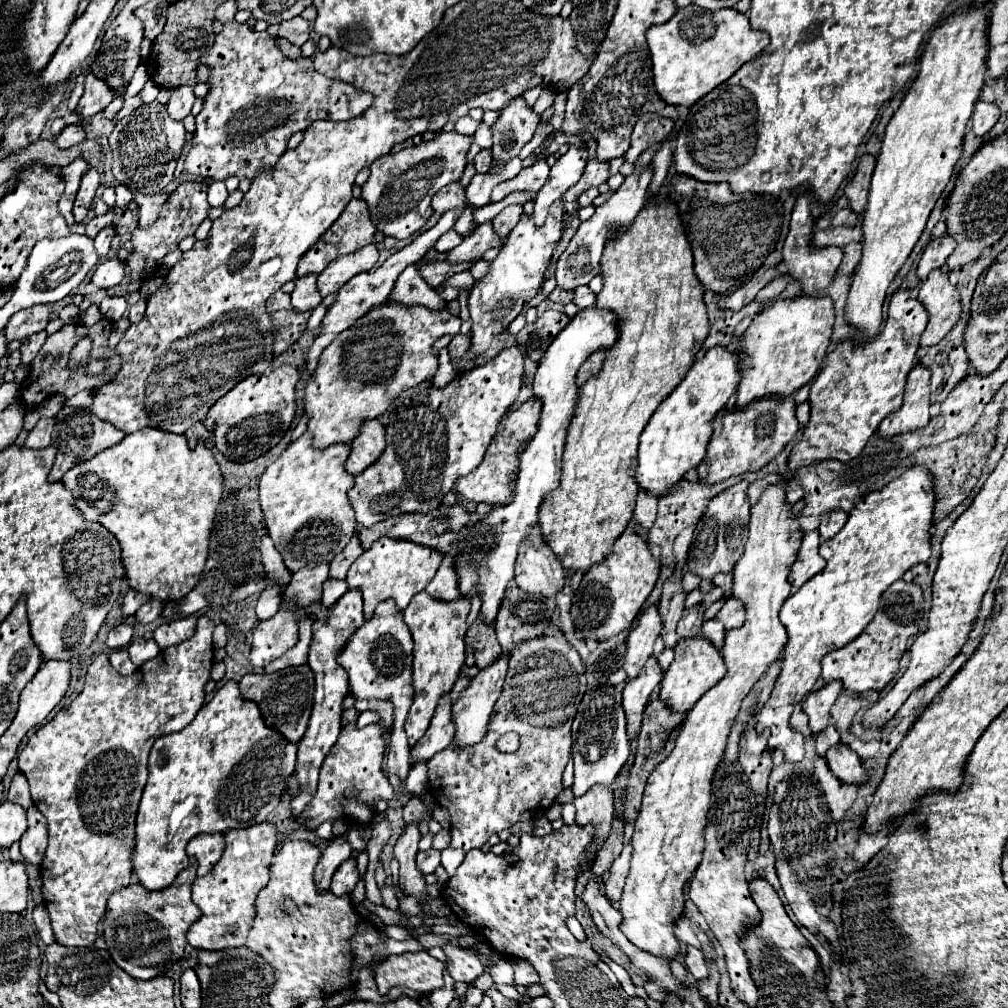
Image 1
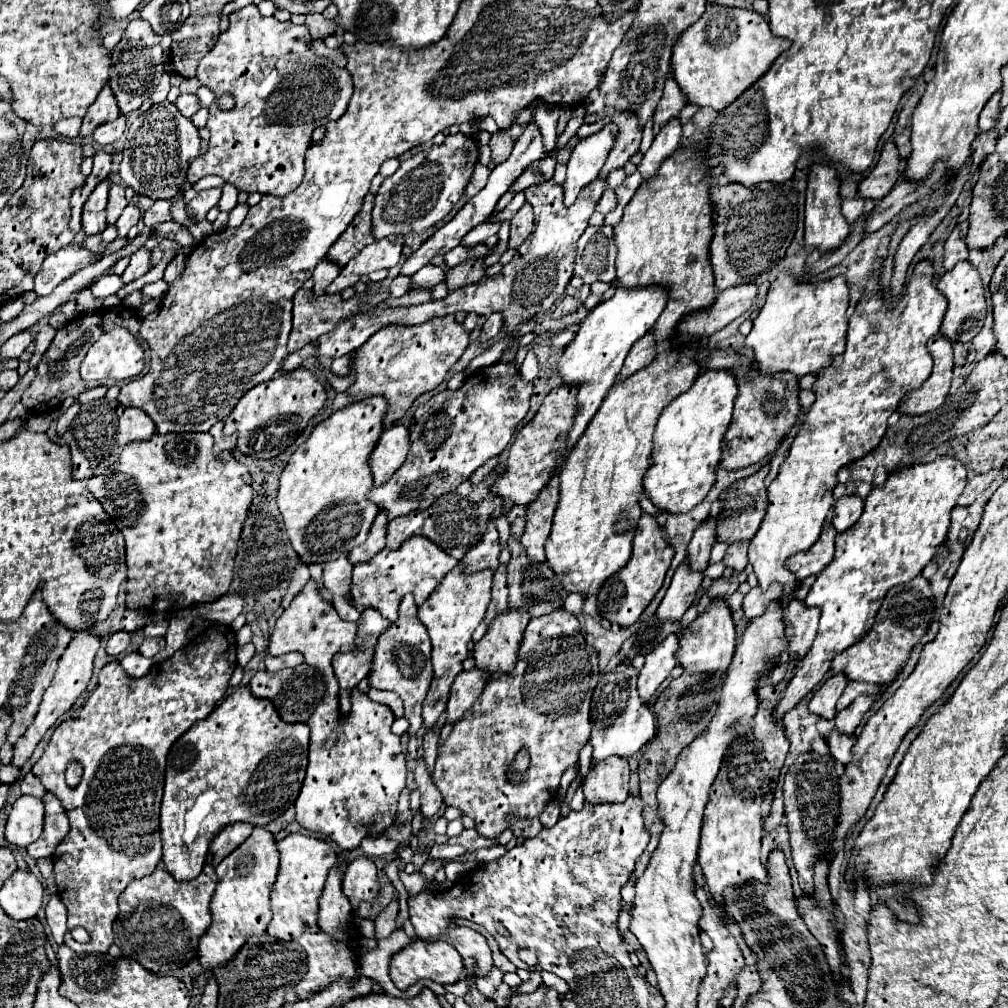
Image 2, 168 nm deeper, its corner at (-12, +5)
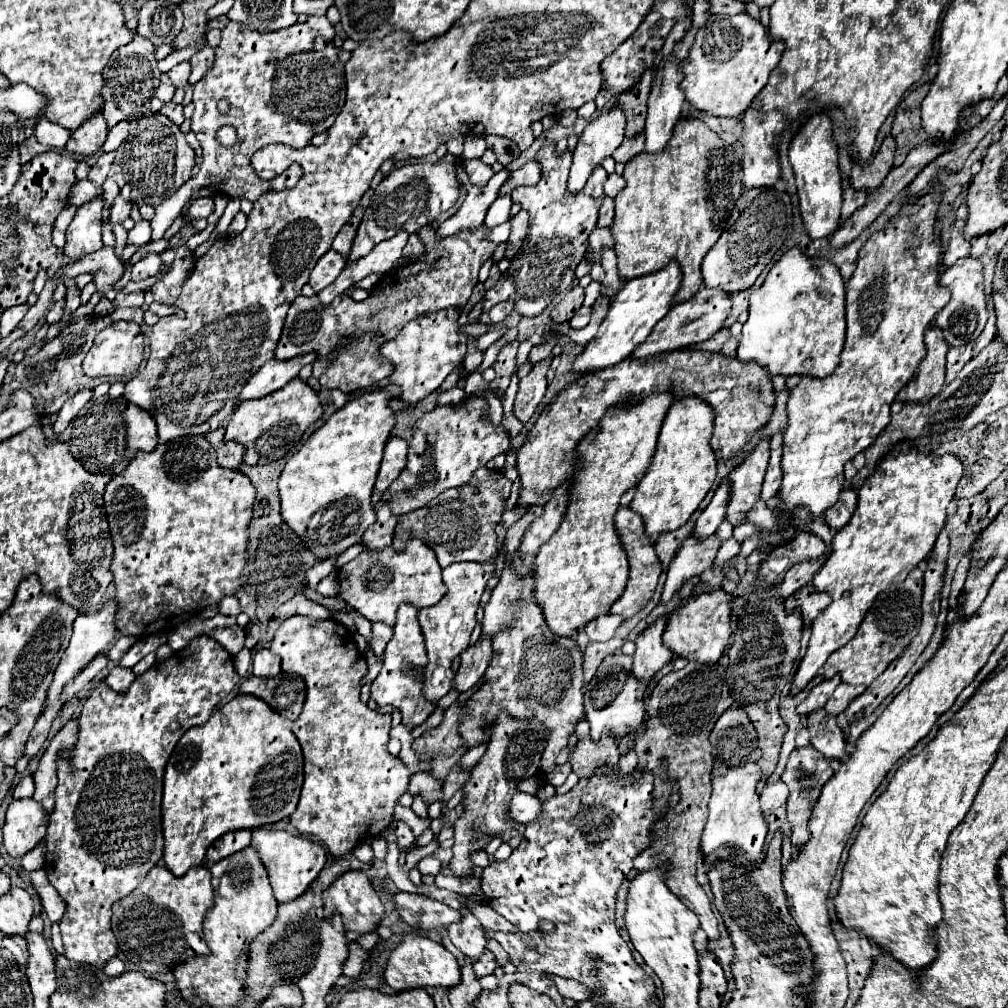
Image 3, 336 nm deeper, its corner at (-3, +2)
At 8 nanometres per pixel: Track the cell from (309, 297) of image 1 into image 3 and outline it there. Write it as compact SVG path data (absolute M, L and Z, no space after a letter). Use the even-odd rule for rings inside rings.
M329 249L329 251L319 259L319 263L315 265L315 269L311 271L309 285L311 285L315 291L325 289L327 285L331 285L331 283L339 277L339 273L345 269L345 265L347 265L345 257L343 257L341 253L337 253L337 251Z

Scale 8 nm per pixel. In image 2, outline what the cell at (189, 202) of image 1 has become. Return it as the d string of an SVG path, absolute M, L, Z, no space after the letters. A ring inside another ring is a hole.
M210 188L210 190L198 192L198 194L186 204L186 214L188 214L188 218L190 218L192 222L204 220L206 214L208 214L208 210L218 204L220 194L222 194L220 188Z

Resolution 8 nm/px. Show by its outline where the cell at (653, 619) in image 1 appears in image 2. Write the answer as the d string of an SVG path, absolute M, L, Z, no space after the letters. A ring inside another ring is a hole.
M682 562L670 582L670 588L666 590L664 600L660 602L658 610L656 610L656 618L660 622L666 620L680 620L684 616L684 612L692 606L698 590L700 590L700 582L702 582L704 574L694 574L690 572L688 564Z

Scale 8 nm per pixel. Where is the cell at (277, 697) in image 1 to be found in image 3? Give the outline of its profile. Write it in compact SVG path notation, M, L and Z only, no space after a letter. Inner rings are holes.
M279 673L277 677L249 677L239 685L239 693L263 699L273 711L295 721L305 703L305 683L299 675Z

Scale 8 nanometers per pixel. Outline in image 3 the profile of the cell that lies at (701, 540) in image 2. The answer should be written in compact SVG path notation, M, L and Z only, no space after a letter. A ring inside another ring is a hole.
M723 481L717 487L717 491L715 491L711 503L707 505L707 509L699 515L695 531L693 531L695 537L709 537L717 531L719 523L725 519L725 509L727 509L729 499L731 499L731 485L729 485L729 481Z

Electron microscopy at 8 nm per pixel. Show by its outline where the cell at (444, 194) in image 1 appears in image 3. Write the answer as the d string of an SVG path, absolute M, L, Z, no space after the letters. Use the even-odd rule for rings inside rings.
M479 159L467 161L465 169L467 169L469 179L471 179L473 185L485 185L493 177L493 169L489 165L485 165L483 161L479 161Z

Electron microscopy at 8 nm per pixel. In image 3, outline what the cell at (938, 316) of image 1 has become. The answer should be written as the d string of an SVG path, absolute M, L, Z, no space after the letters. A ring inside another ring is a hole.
M973 257L959 259L953 267L945 269L939 281L943 287L951 291L949 303L937 313L935 323L941 327L949 345L965 345L981 335L987 323L987 303L985 303L985 287L983 287L983 263Z

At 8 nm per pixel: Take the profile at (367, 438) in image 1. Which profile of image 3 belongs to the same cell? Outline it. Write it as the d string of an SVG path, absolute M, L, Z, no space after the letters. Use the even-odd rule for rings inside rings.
M391 437L387 443L385 455L383 455L383 465L379 469L379 477L373 489L373 505L377 505L387 491L387 487L399 477L399 473L407 465L407 441L401 437Z

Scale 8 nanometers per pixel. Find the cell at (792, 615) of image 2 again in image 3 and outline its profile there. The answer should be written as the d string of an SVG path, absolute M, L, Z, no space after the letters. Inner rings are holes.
M807 583L807 585L803 585L803 589L795 591L791 597L787 597L785 609L793 611L793 609L799 607L801 613L803 613L805 625L809 625L817 617L817 613L823 607L827 607L829 603L831 603L831 597L827 593L817 593L815 587L811 583Z

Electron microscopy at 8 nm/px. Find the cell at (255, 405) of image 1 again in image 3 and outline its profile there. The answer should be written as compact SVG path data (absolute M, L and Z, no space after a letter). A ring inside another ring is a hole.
M295 377L295 381L289 381L283 389L275 393L239 405L229 419L225 441L237 441L247 449L245 453L247 465L267 465L271 461L285 457L301 441L307 427L319 421L321 417L323 407L319 403L317 393L299 377Z

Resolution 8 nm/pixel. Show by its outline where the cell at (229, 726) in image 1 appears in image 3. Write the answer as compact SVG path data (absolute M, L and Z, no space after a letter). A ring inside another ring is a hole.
M237 695L217 709L205 725L191 727L175 747L167 769L163 789L163 835L165 835L165 865L175 877L183 877L191 867L197 867L207 847L227 831L257 829L289 817L299 803L303 785L303 753L291 731L291 721L273 711L263 699L253 695ZM201 819L199 827L193 827Z

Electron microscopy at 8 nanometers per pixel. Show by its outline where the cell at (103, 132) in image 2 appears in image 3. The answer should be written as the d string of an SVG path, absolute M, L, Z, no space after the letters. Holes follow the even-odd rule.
M121 121L119 125L115 125L109 135L107 135L107 141L103 145L103 151L115 151L129 135L129 121Z

